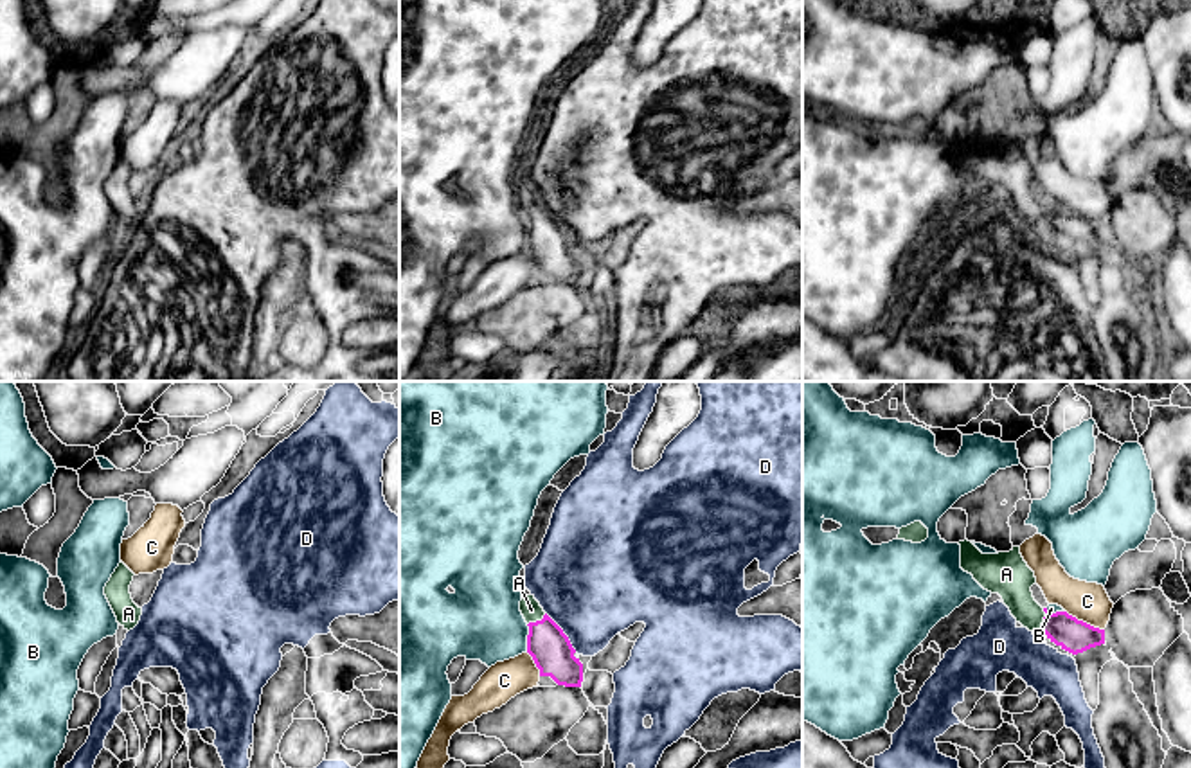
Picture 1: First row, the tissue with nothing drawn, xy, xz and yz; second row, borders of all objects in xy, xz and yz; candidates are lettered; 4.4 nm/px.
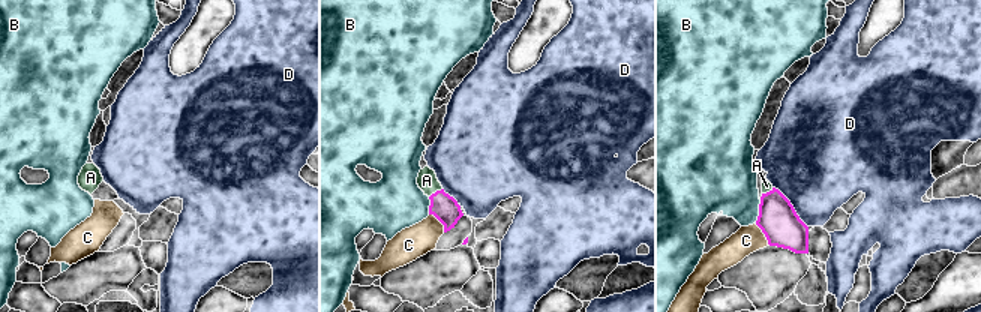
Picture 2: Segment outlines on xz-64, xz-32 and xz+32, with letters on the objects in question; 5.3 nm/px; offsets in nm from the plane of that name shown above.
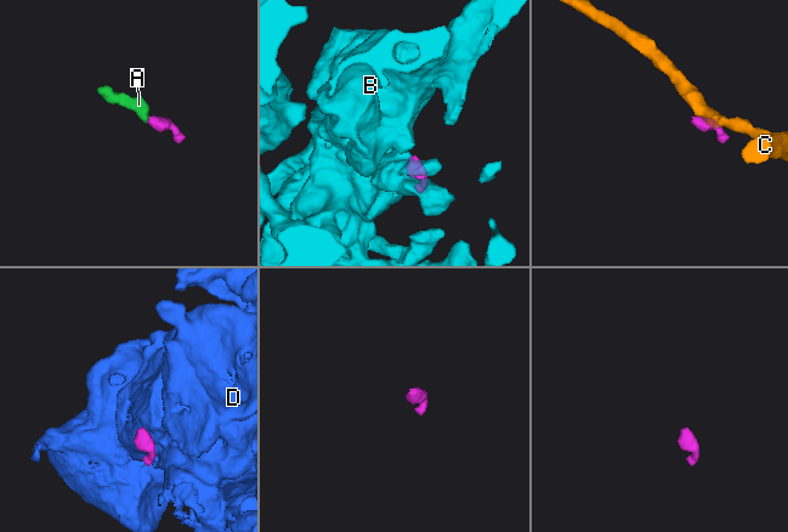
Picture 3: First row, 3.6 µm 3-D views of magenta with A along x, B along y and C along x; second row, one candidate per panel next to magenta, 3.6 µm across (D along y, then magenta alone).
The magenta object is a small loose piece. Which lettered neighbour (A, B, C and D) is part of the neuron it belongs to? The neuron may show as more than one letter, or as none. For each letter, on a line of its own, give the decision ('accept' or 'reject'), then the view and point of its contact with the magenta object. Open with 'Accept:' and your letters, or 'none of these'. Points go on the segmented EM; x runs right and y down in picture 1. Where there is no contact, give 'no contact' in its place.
Accept: A
A: accept | yz (1044, 619)
B: reject | xz (528, 639)
C: reject | yz (1085, 623)
D: reject | xz (562, 632)

